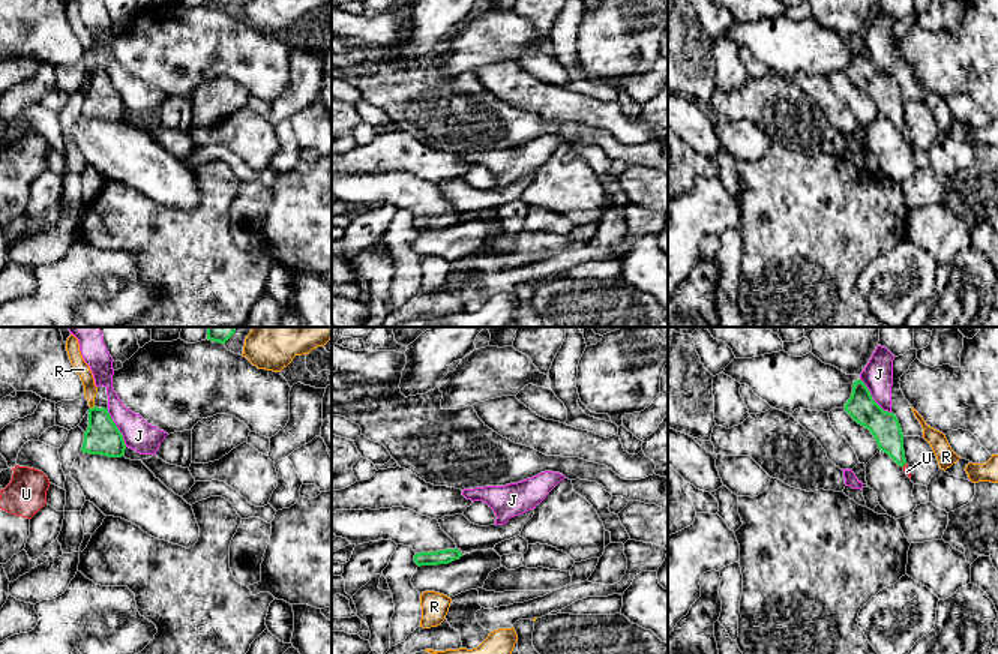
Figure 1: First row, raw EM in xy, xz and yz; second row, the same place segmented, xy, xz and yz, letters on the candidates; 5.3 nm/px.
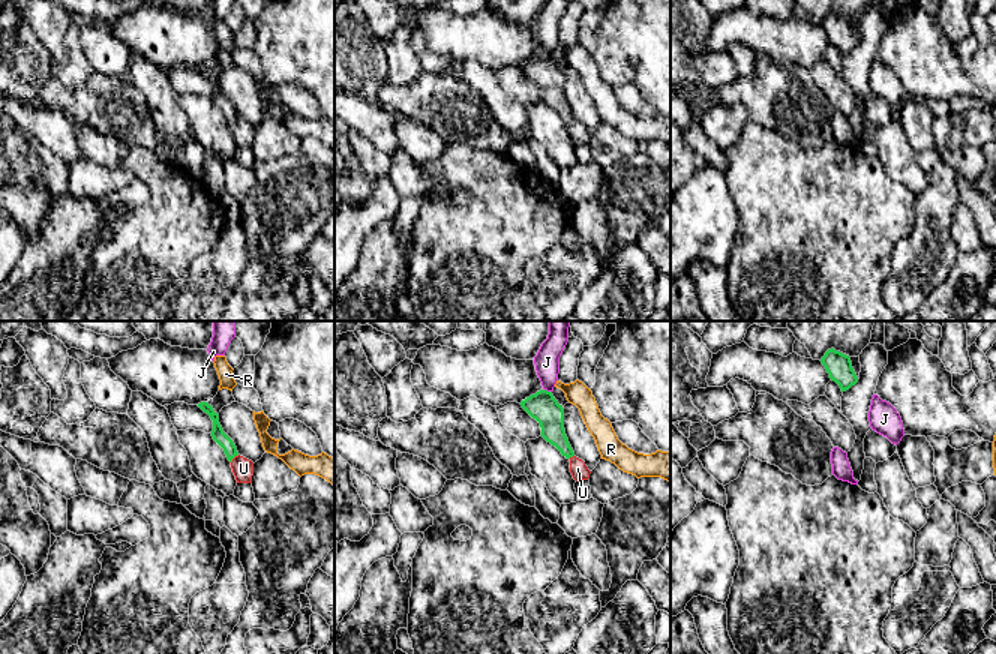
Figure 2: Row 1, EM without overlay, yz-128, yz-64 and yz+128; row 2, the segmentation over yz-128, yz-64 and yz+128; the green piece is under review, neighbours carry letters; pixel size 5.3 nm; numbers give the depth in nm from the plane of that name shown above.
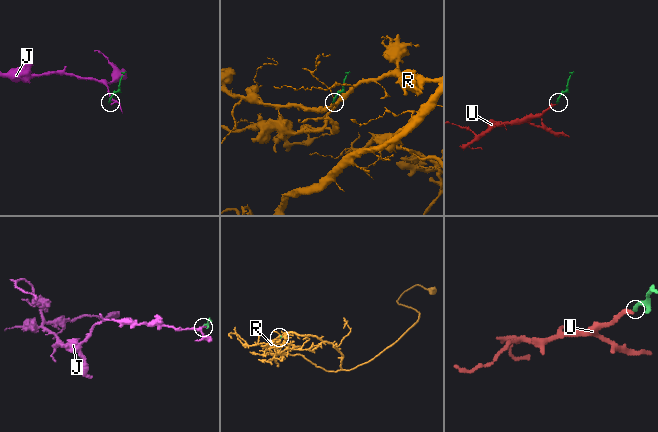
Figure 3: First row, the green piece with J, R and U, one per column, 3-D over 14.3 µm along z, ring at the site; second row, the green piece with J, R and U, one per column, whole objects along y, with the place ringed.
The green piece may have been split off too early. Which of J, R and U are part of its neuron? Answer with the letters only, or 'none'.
U

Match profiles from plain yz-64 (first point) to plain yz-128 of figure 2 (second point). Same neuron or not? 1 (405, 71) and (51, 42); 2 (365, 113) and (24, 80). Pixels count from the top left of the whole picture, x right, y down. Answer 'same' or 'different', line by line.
1: different
2: different

